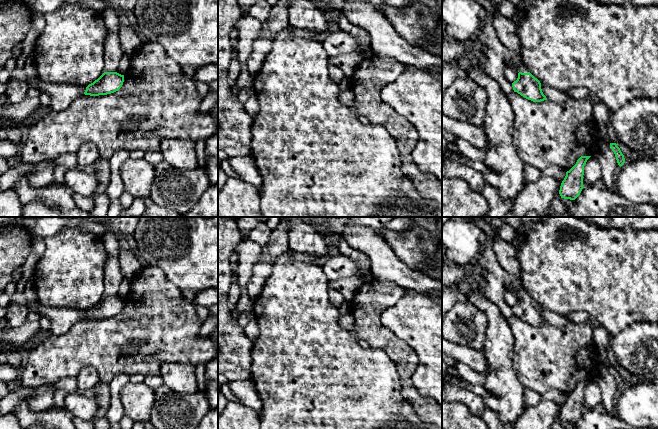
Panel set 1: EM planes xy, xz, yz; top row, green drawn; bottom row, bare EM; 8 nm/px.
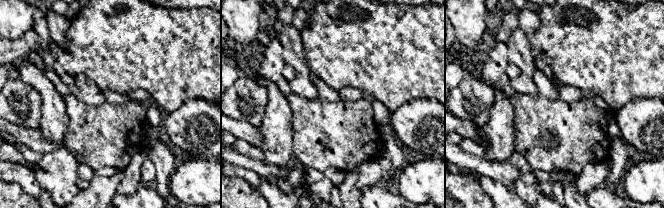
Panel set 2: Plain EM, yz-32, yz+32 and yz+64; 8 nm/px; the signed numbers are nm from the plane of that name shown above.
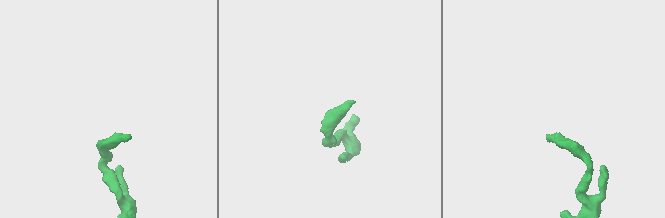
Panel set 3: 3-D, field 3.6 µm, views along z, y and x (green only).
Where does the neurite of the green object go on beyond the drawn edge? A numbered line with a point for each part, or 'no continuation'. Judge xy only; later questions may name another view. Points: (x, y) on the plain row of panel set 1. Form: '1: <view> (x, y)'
1: xy (113, 277)

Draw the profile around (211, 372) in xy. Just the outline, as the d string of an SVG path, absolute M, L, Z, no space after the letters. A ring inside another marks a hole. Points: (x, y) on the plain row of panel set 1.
M218 351L206 364L206 398L211 408L218 408Z

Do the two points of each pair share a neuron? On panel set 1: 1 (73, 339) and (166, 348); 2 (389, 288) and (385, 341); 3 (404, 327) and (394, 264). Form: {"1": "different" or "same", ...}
{"1": "same", "2": "same", "3": "different"}

